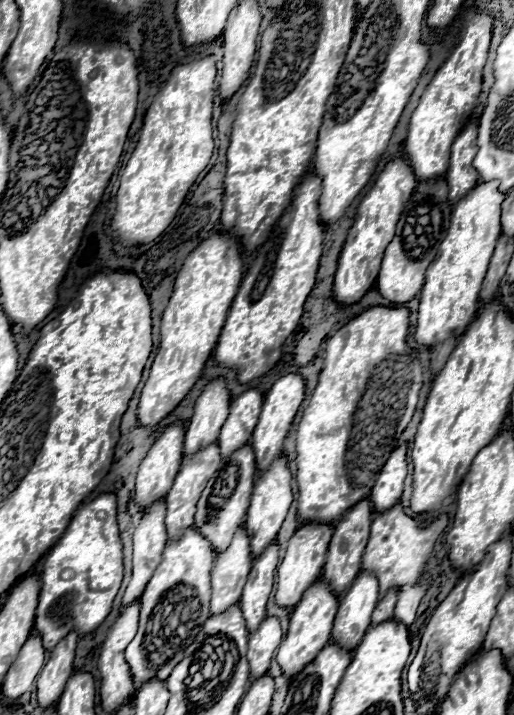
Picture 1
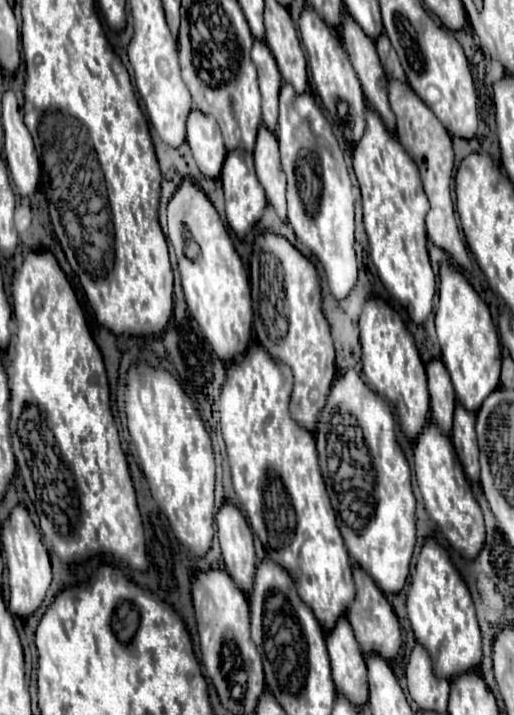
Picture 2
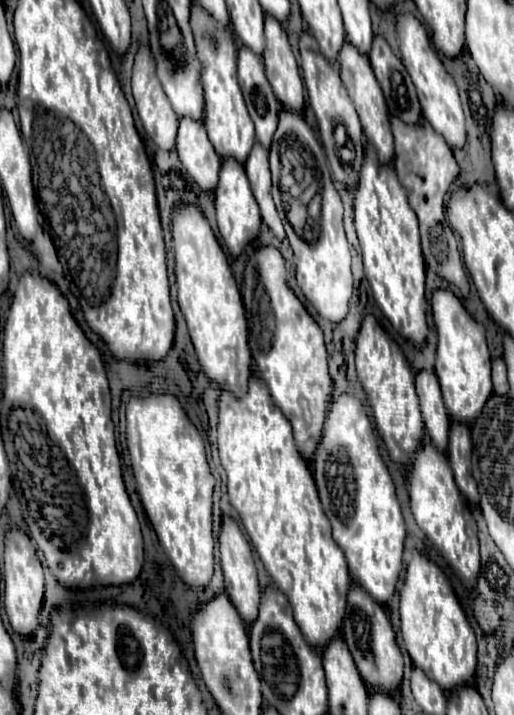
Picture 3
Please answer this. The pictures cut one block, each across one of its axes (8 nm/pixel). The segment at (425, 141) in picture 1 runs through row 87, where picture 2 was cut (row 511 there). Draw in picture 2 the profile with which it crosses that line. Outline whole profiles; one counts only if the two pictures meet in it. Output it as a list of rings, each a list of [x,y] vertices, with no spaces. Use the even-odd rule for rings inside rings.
[[[432,422],[424,428],[424,432],[416,440],[414,474],[416,474],[418,488],[422,492],[428,516],[438,524],[440,532],[448,538],[454,550],[458,550],[464,558],[476,558],[486,538],[482,510],[472,496],[472,488],[462,472],[462,464],[458,464],[454,446],[450,444],[450,436],[444,432],[438,432],[438,428],[434,428]]]

